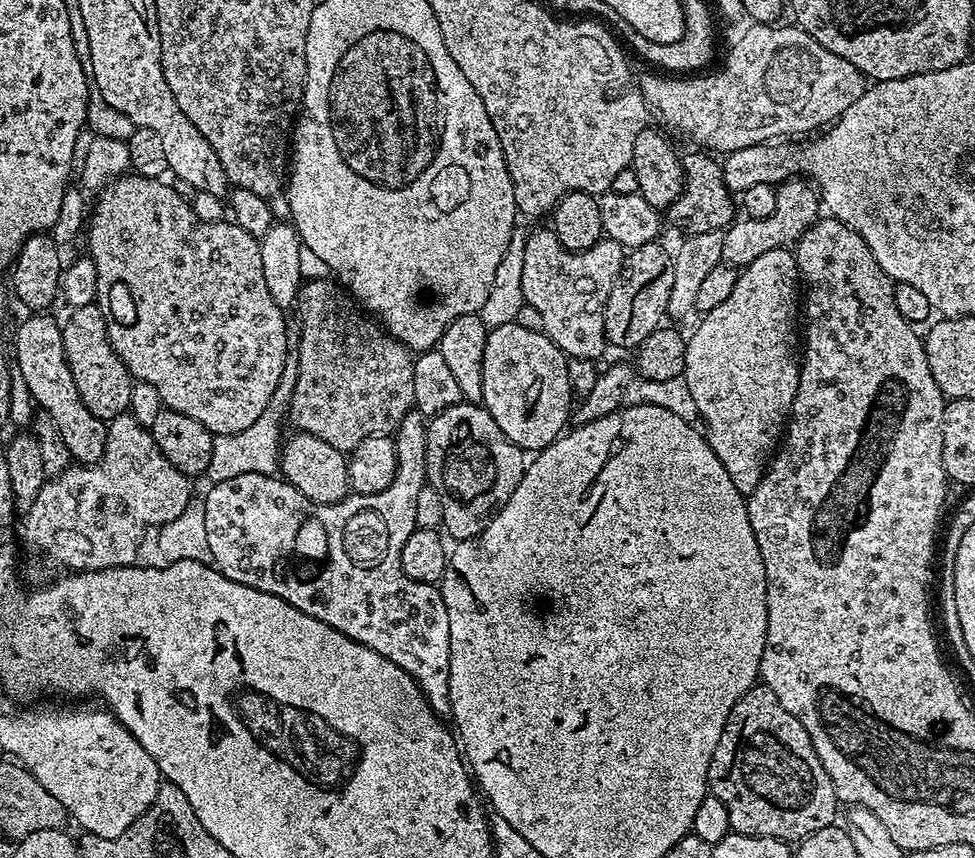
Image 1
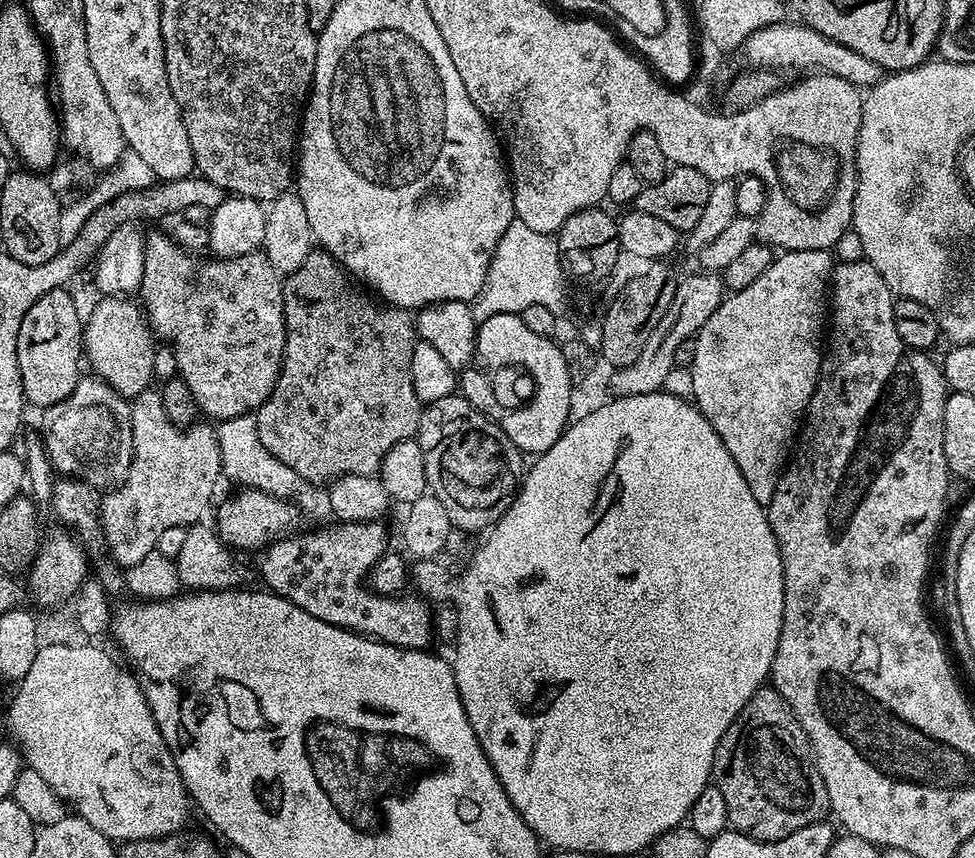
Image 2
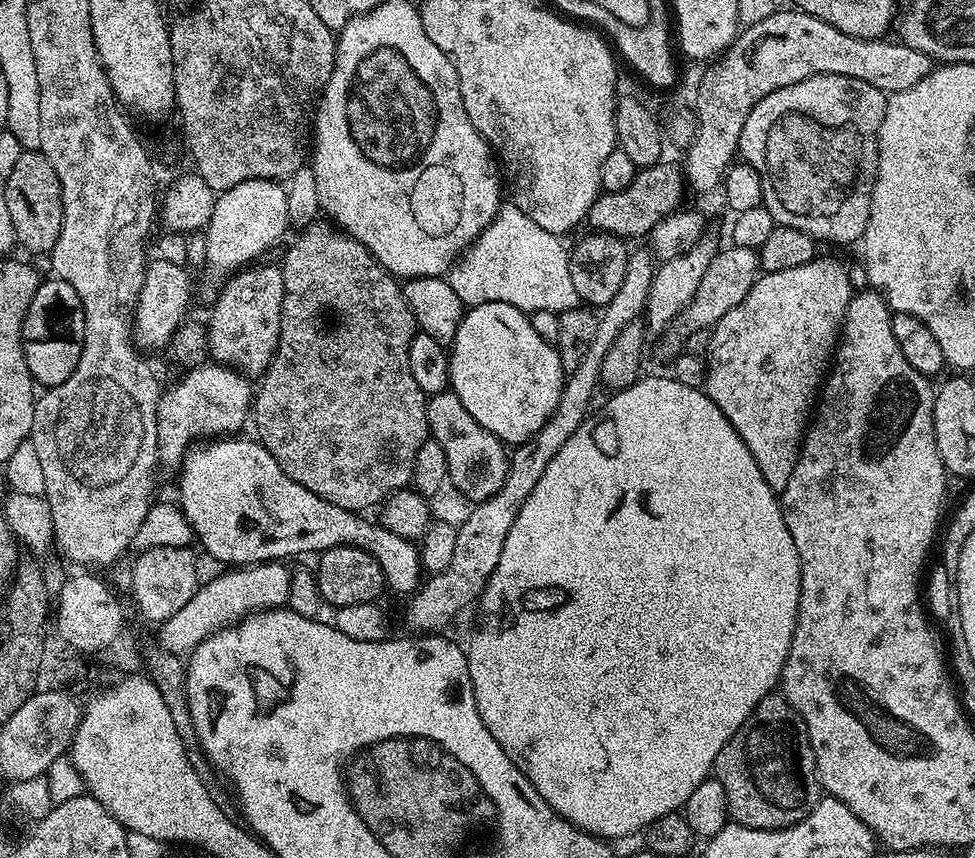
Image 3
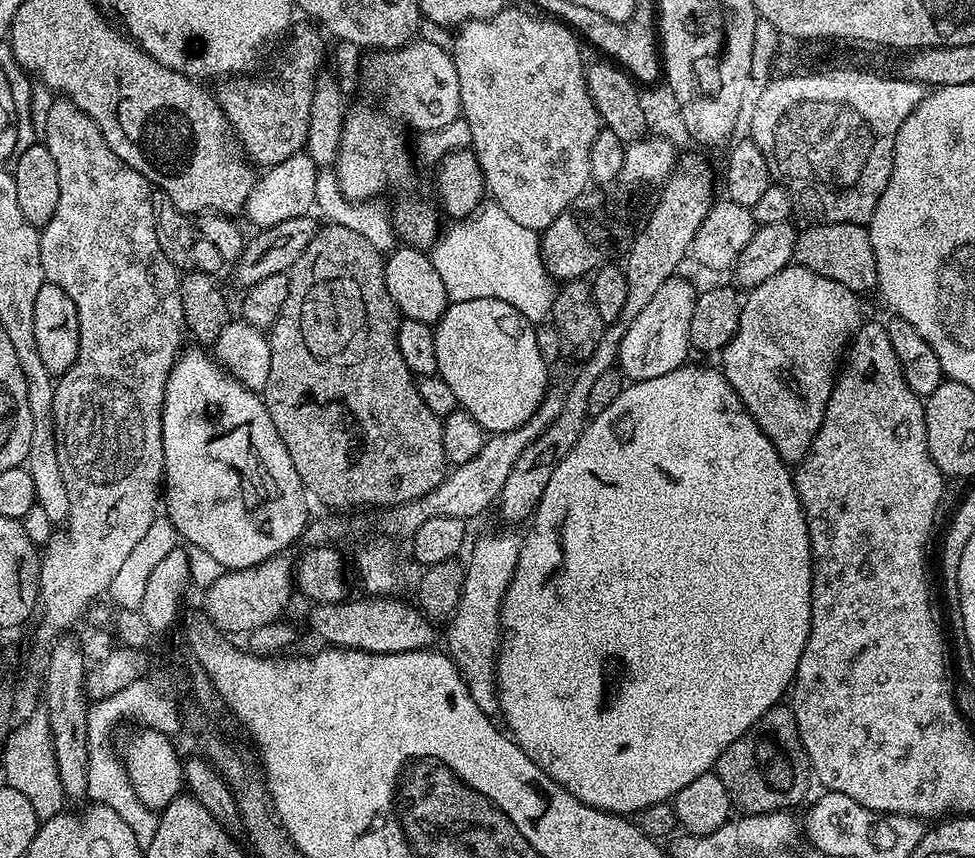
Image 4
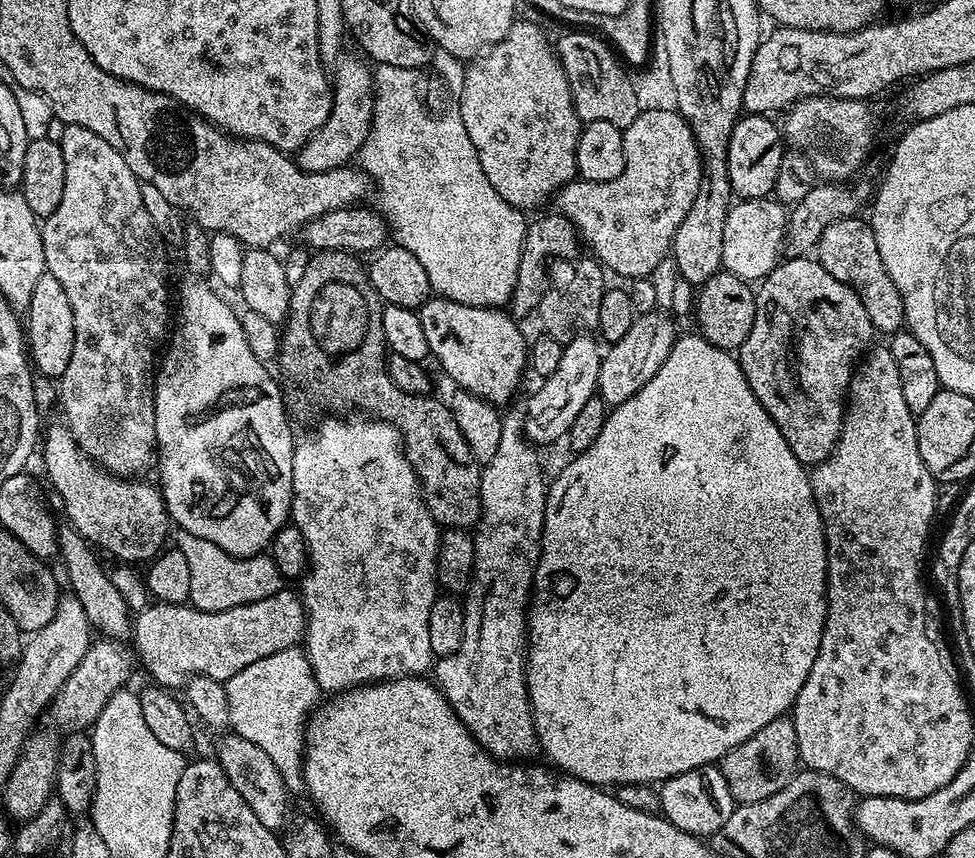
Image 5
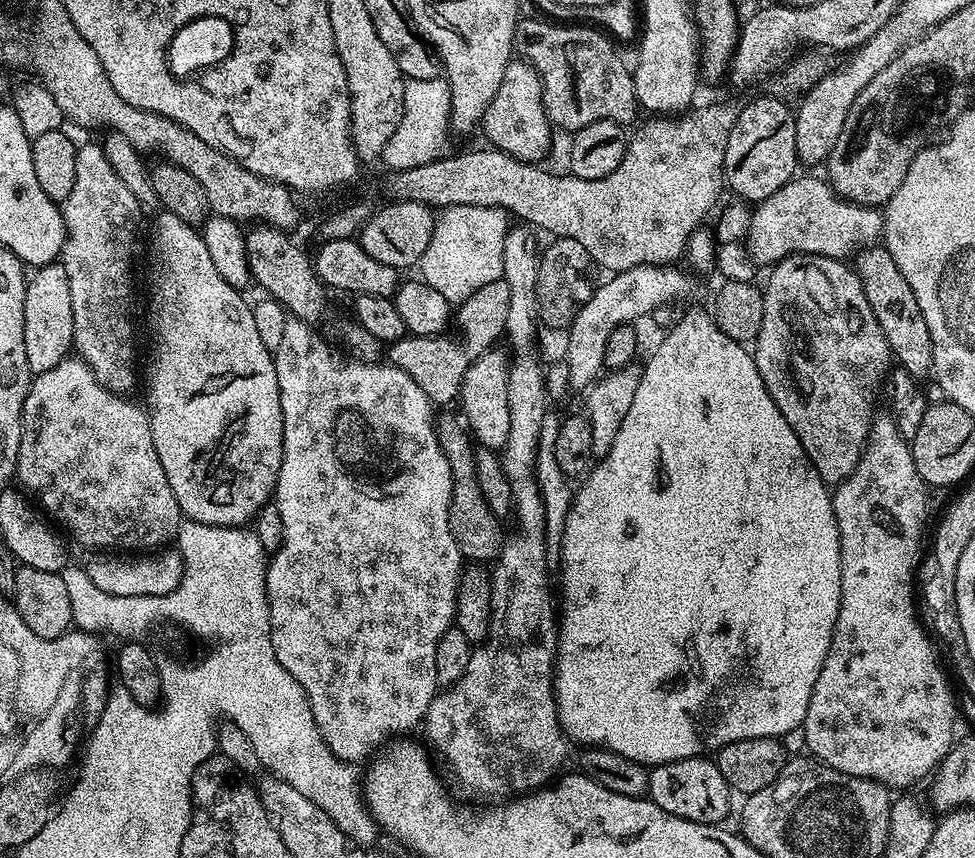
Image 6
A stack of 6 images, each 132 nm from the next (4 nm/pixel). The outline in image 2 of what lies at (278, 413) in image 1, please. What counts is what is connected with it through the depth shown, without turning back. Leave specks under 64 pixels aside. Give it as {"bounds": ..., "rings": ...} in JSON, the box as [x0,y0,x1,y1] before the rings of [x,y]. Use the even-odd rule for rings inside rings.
{"bounds":[216,415,333,518],"rings":[[[255,415],[235,416],[232,419],[221,421],[216,428],[216,437],[219,438],[219,456],[222,458],[221,475],[230,479],[241,487],[257,488],[260,492],[270,493],[286,500],[314,518],[333,517],[333,507],[330,496],[325,487],[312,484],[302,474],[297,474],[290,466],[281,462],[262,445],[258,436]]]}

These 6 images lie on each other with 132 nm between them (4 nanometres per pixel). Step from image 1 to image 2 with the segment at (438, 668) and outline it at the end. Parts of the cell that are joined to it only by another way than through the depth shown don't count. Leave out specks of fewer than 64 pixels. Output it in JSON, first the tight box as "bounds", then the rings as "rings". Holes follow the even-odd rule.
{"bounds":[259,520,432,649],"rings":[[[367,520],[357,524],[336,522],[333,525],[333,528],[320,528],[317,532],[304,532],[301,536],[288,534],[269,543],[259,553],[260,576],[268,583],[265,585],[276,595],[285,596],[302,610],[314,614],[314,618],[322,618],[322,622],[359,632],[361,636],[380,640],[390,646],[427,649],[432,640],[432,608],[429,601],[416,594],[379,596],[366,583],[380,557],[390,548],[388,532],[383,528],[385,525],[379,520]]]}

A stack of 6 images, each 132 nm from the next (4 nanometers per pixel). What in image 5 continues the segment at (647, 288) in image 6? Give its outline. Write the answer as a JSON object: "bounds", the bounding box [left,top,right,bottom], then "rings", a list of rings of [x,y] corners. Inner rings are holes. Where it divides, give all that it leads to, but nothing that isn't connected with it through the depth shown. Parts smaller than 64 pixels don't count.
{"bounds":[524,335,602,446],"rings":[[[591,335],[576,336],[564,345],[563,356],[558,362],[557,370],[545,377],[541,384],[524,404],[524,433],[528,440],[537,446],[563,441],[578,418],[579,411],[586,406],[586,402],[594,396],[601,370],[602,350],[599,343]]]}

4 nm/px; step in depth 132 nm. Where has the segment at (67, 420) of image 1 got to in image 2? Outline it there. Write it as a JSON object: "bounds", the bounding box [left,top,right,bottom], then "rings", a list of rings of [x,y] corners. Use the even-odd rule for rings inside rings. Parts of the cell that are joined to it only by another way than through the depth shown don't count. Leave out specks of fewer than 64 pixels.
{"bounds":[18,288,84,410],"rings":[[[59,288],[42,294],[26,318],[22,318],[22,330],[18,330],[18,370],[22,374],[22,390],[25,401],[37,410],[43,410],[70,398],[74,386],[82,375],[84,351],[84,320],[76,309],[76,300],[68,290]]]}

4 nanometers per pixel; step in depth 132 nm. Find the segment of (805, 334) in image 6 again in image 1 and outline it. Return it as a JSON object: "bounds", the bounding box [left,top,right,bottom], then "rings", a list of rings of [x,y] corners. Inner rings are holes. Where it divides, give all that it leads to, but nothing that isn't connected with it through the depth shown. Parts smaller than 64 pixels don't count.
{"bounds":[683,248,802,494],"rings":[[[788,248],[770,250],[754,258],[754,262],[739,269],[739,274],[730,298],[703,313],[699,317],[700,325],[687,337],[683,377],[686,386],[690,386],[699,419],[704,419],[708,444],[718,454],[718,462],[726,466],[730,482],[747,494],[762,482],[765,467],[778,447],[798,394],[798,289],[802,281],[795,255]]]}

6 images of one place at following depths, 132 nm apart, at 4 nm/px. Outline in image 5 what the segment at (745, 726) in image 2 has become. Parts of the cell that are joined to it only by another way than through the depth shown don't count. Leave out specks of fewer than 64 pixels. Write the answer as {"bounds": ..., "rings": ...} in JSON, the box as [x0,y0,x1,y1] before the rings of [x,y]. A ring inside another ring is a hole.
{"bounds":[718,715,799,805],"rings":[[[783,715],[774,722],[766,722],[766,726],[758,730],[758,734],[754,734],[734,750],[730,750],[724,755],[724,759],[719,761],[718,767],[726,778],[726,786],[730,786],[733,801],[737,805],[742,805],[762,802],[762,798],[770,798],[770,794],[778,794],[782,786],[792,781],[799,764],[798,734],[791,719]]]}

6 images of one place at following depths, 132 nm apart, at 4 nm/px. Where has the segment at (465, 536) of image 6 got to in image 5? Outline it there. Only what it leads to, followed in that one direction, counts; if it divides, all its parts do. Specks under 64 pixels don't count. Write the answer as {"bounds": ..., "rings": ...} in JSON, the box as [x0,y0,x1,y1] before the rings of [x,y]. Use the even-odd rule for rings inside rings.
{"bounds":[278,252,482,530],"rings":[[[316,252],[309,259],[298,286],[292,288],[288,319],[282,325],[278,353],[283,387],[289,397],[292,395],[296,400],[305,400],[316,408],[328,408],[324,410],[336,414],[343,413],[343,408],[363,410],[369,417],[394,425],[404,439],[404,453],[420,479],[424,501],[436,523],[448,530],[471,529],[480,523],[482,465],[474,458],[470,446],[466,446],[466,438],[462,438],[462,430],[458,430],[458,422],[454,422],[454,414],[443,399],[435,400],[432,394],[406,394],[394,386],[388,373],[388,356],[382,334],[385,303],[372,289],[367,267],[356,260],[359,259],[351,252]]]}

